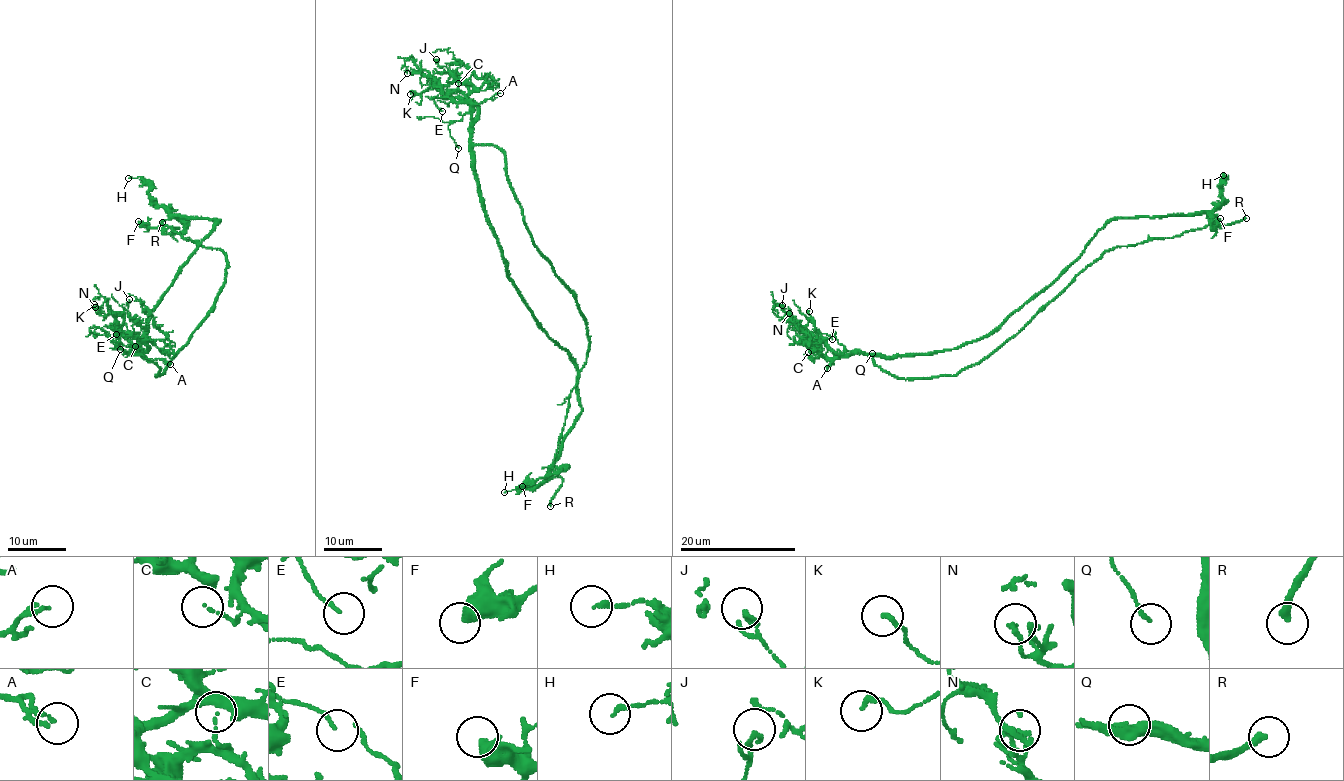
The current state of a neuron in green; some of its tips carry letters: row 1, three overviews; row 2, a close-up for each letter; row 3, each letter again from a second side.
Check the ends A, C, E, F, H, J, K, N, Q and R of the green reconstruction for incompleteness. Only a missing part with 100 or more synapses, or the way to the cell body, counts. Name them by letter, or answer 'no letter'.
R

